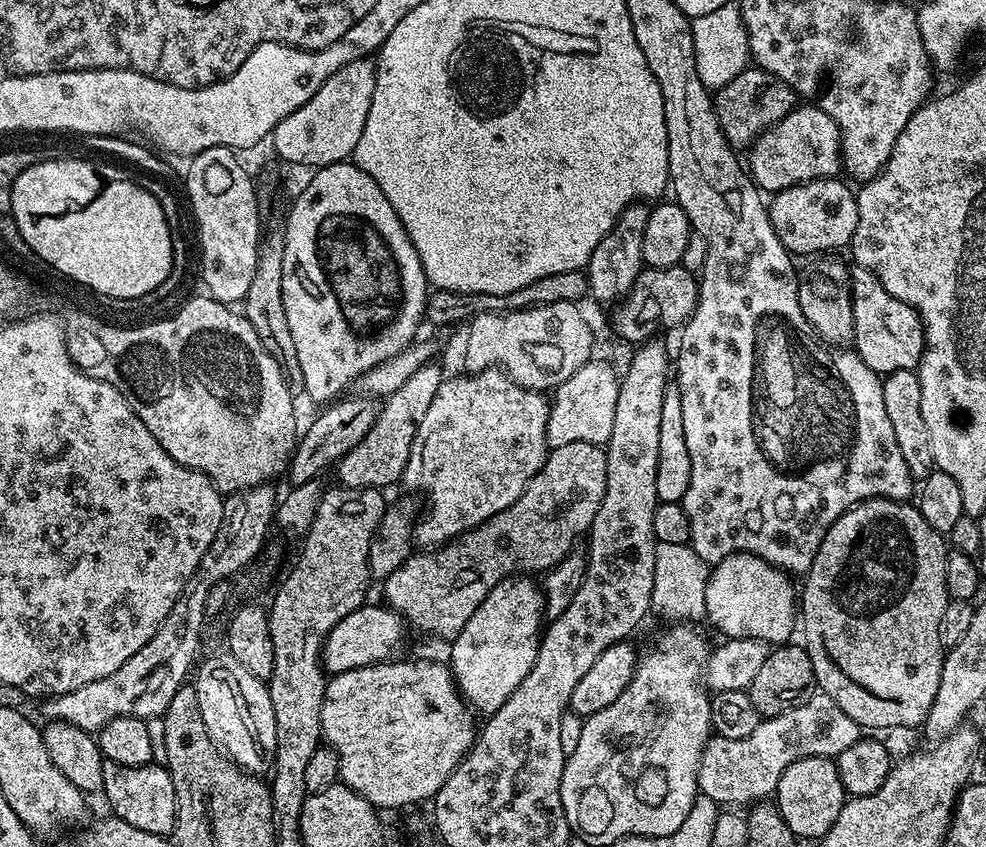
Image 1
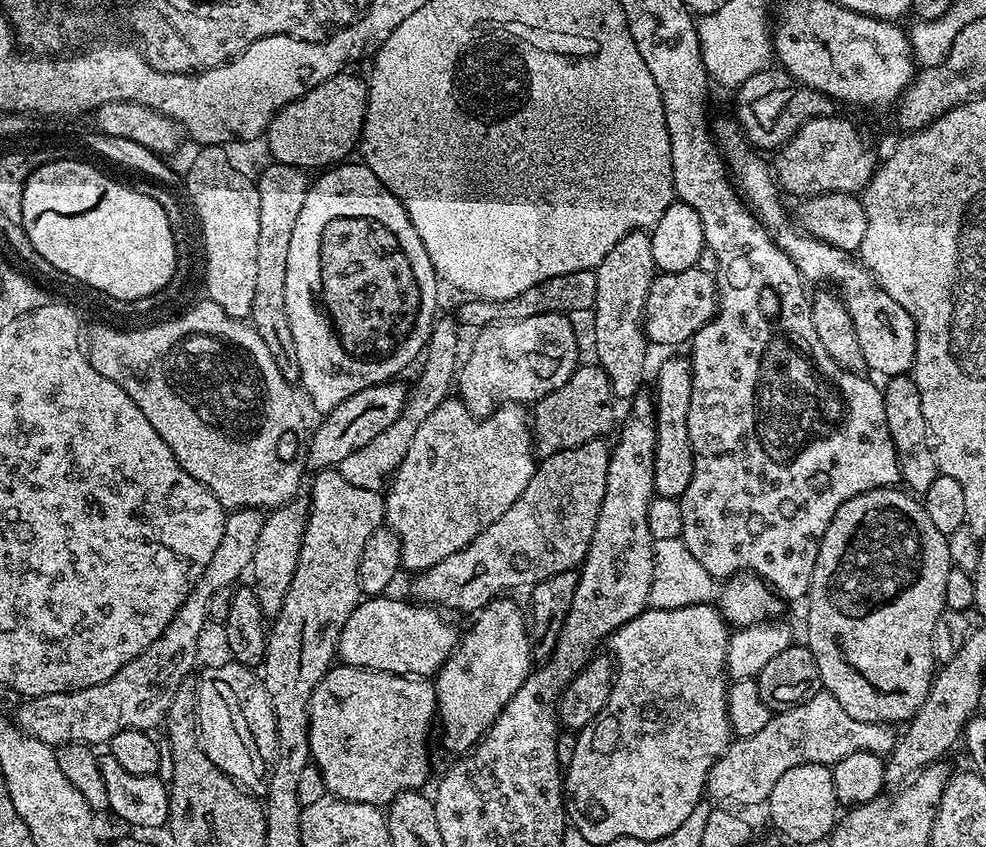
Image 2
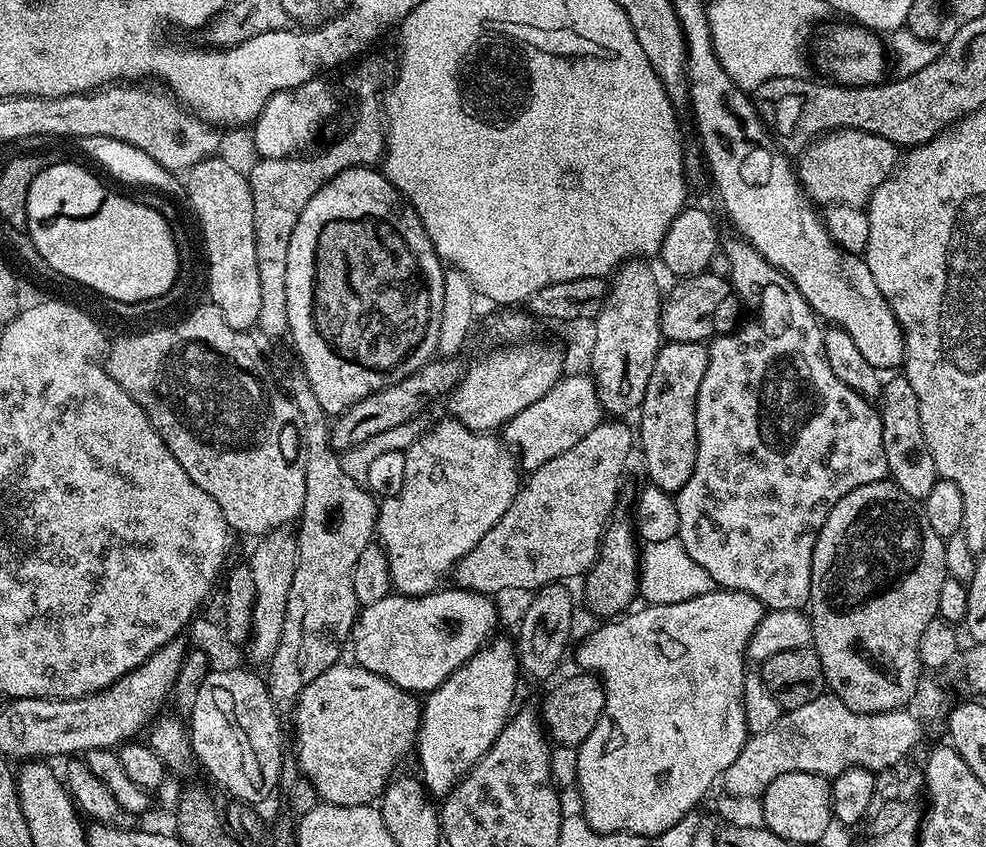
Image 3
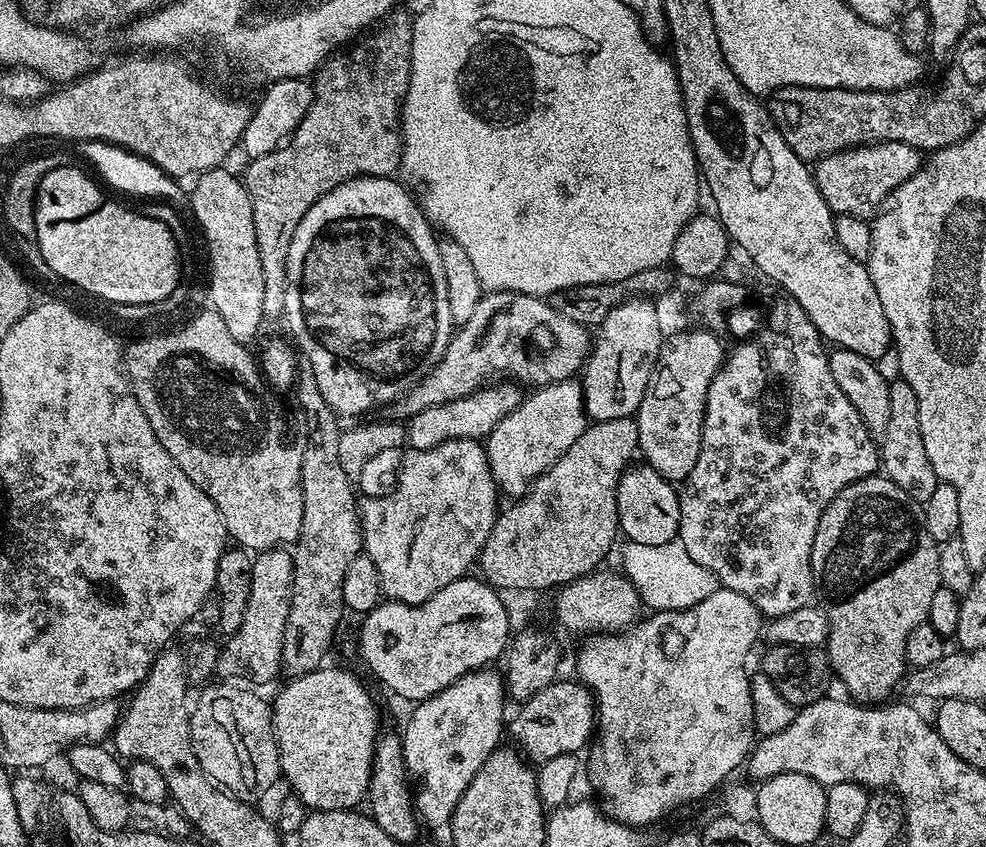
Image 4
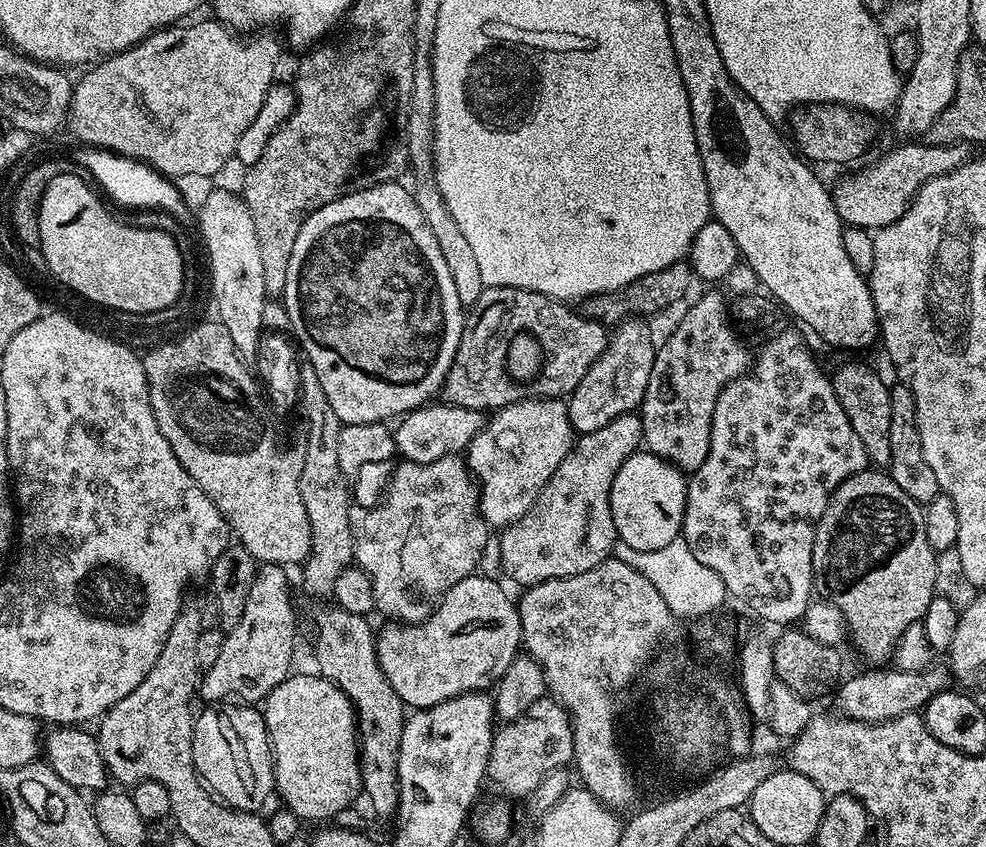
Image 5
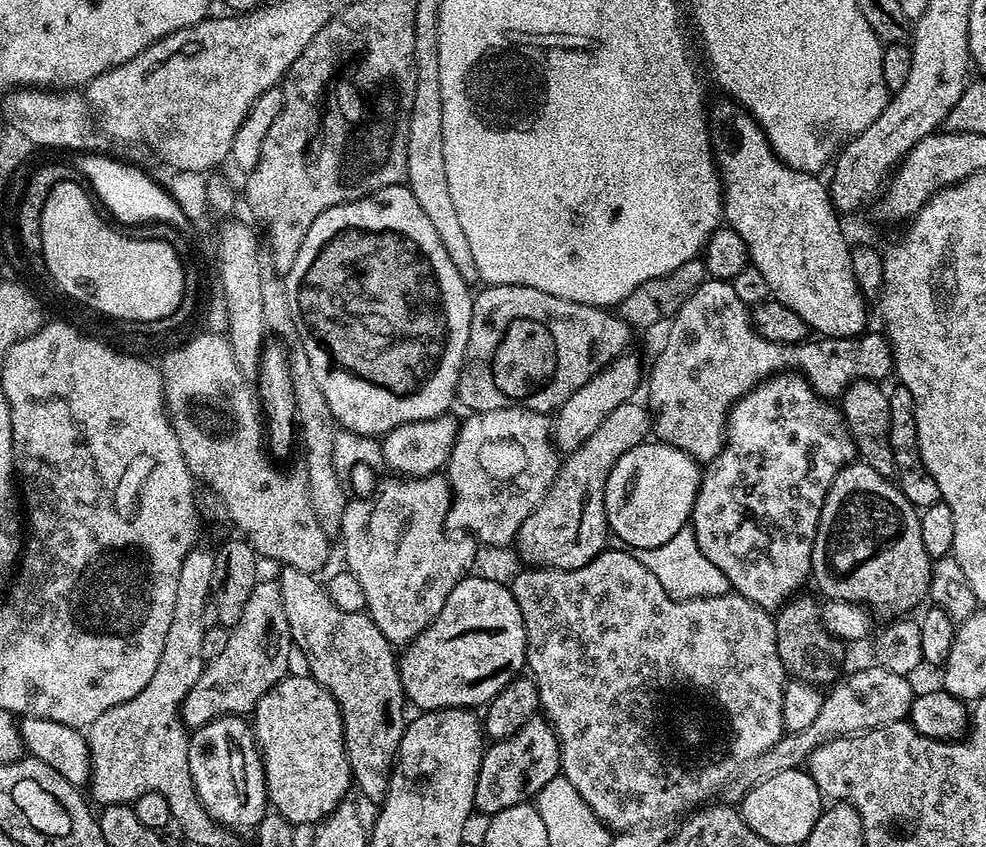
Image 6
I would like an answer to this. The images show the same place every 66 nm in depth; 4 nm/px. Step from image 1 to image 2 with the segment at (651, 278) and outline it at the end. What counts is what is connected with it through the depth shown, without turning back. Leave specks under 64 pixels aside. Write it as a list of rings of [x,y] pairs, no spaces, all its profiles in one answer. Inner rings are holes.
[[[704,266],[681,272],[660,272],[652,279],[650,294],[644,307],[644,334],[653,345],[687,345],[692,335],[716,315],[716,277]]]

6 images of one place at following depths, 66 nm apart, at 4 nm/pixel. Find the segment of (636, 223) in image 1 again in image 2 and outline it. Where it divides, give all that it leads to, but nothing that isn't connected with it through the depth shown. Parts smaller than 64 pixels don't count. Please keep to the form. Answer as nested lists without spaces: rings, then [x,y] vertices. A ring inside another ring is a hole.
[[[647,231],[628,232],[606,258],[595,268],[596,306],[592,332],[596,335],[595,363],[610,378],[613,397],[617,401],[631,401],[641,391],[644,363],[648,360],[650,341],[644,334],[644,307],[650,294],[652,279],[658,275],[654,253],[650,251]]]

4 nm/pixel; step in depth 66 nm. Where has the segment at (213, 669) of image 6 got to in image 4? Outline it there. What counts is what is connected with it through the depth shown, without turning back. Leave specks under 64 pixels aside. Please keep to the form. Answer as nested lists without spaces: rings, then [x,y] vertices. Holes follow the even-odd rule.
[[[287,547],[267,548],[252,556],[250,574],[250,602],[246,602],[246,614],[242,626],[233,636],[223,641],[216,663],[216,676],[232,682],[264,684],[282,672],[282,644],[286,634],[286,622],[290,618],[290,598],[294,586],[294,562]]]

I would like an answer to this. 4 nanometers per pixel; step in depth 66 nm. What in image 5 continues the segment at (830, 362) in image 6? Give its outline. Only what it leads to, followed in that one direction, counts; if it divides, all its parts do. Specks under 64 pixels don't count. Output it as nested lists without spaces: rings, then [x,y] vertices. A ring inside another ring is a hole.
[[[708,292],[698,297],[684,320],[678,321],[676,329],[665,338],[664,345],[657,347],[654,370],[650,370],[650,382],[638,409],[643,447],[685,474],[696,472],[706,462],[718,394],[750,367],[750,352],[748,356],[743,342],[728,325],[730,304],[721,296]]]

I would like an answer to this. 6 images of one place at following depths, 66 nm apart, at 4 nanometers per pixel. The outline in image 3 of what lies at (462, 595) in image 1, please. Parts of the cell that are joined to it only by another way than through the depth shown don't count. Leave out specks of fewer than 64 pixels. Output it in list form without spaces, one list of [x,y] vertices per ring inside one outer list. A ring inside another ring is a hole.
[[[608,418],[590,430],[582,442],[574,442],[566,454],[558,454],[558,458],[550,458],[538,470],[534,470],[523,481],[516,493],[514,502],[486,530],[486,535],[466,558],[458,561],[454,569],[455,587],[466,588],[470,592],[508,592],[511,588],[528,588],[535,590],[547,584],[559,584],[571,581],[571,576],[583,577],[596,562],[600,552],[600,541],[604,538],[604,529],[613,519],[612,511],[616,508],[616,494],[620,490],[620,478],[624,467],[628,464],[628,455],[634,452],[634,432],[624,425],[620,418]]]

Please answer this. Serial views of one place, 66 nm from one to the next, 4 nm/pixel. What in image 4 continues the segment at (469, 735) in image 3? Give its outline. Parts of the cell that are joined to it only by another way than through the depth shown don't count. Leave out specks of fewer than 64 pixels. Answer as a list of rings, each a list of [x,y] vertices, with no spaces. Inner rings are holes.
[[[487,667],[466,674],[429,700],[419,701],[402,731],[404,764],[409,777],[420,783],[414,788],[416,812],[427,827],[451,825],[458,798],[466,794],[466,786],[474,782],[474,774],[482,770],[486,758],[501,743],[500,731],[506,728],[506,689],[503,675],[492,671],[496,670]]]

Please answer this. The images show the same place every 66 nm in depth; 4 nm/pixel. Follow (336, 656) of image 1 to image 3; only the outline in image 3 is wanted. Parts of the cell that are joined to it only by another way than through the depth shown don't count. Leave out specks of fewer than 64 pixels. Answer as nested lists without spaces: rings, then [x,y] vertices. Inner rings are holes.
[[[455,586],[441,587],[434,592],[427,592],[424,596],[406,596],[403,594],[389,594],[386,598],[382,598],[382,602],[374,602],[373,604],[363,605],[359,609],[356,617],[356,624],[352,628],[352,635],[350,637],[350,652],[354,657],[355,663],[359,667],[370,670],[374,674],[378,674],[382,678],[386,678],[390,682],[394,682],[394,686],[398,686],[402,690],[413,694],[427,694],[433,692],[442,682],[446,682],[446,678],[450,678],[450,674],[454,674],[454,670],[458,670],[463,666],[471,656],[484,647],[489,640],[493,639],[496,628],[496,608],[491,604],[489,597],[482,592],[470,592],[466,588],[457,588]]]

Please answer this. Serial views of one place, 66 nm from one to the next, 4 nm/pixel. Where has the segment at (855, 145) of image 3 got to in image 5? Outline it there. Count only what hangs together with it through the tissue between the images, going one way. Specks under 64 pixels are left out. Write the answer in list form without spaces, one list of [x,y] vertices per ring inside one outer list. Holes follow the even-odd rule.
[[[900,142],[897,148],[889,150],[885,156],[877,158],[873,164],[868,164],[857,176],[844,176],[831,189],[832,201],[838,210],[838,218],[849,228],[867,228],[875,230],[890,226],[902,218],[902,214],[912,204],[916,192],[930,178],[936,178],[954,170],[958,165],[969,159],[970,152],[963,144],[930,144],[927,142]]]

